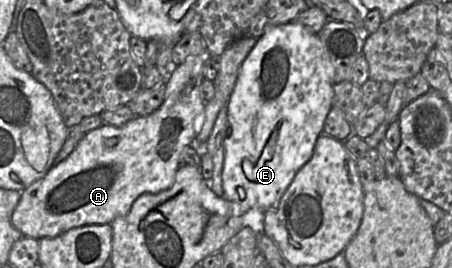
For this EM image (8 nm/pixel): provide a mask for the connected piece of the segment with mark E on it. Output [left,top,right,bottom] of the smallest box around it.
[222,21,334,215]

